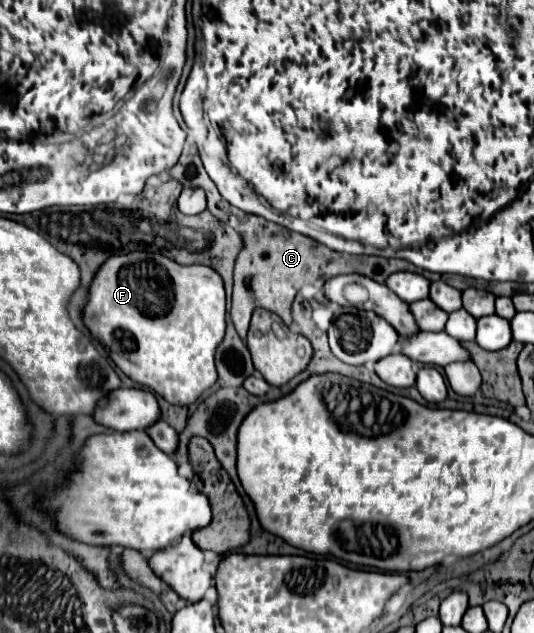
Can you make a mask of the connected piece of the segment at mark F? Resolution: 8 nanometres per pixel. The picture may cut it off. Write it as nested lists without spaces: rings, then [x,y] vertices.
[[[132,251],[110,257],[92,279],[82,321],[126,377],[152,389],[172,405],[194,403],[202,391],[210,389],[218,379],[214,353],[226,331],[226,295],[222,277],[212,267],[180,265],[152,251]]]

